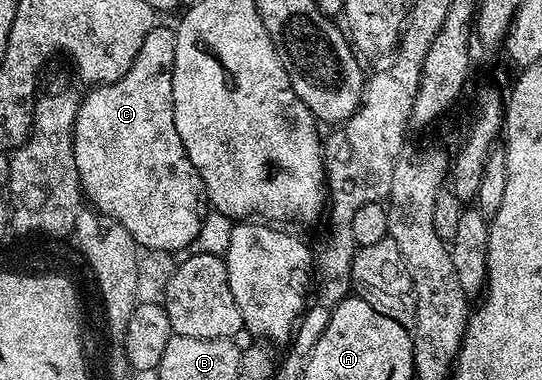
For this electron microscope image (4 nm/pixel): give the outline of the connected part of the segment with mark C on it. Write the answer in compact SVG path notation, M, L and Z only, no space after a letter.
M156 25L144 37L144 45L140 45L140 53L136 61L132 61L132 69L124 73L114 83L104 83L94 85L89 88L90 92L82 95L82 103L76 113L74 122L74 157L76 159L76 169L78 170L78 181L82 188L83 196L92 204L93 210L99 211L100 214L106 215L109 219L116 219L128 233L138 243L139 248L146 251L167 251L169 253L185 252L190 243L200 233L201 223L204 216L204 192L202 190L202 178L200 173L192 165L192 161L186 156L184 145L180 141L180 133L176 133L176 121L174 120L174 102L172 101L172 69L176 61L176 37L174 36L175 28L162 27Z

